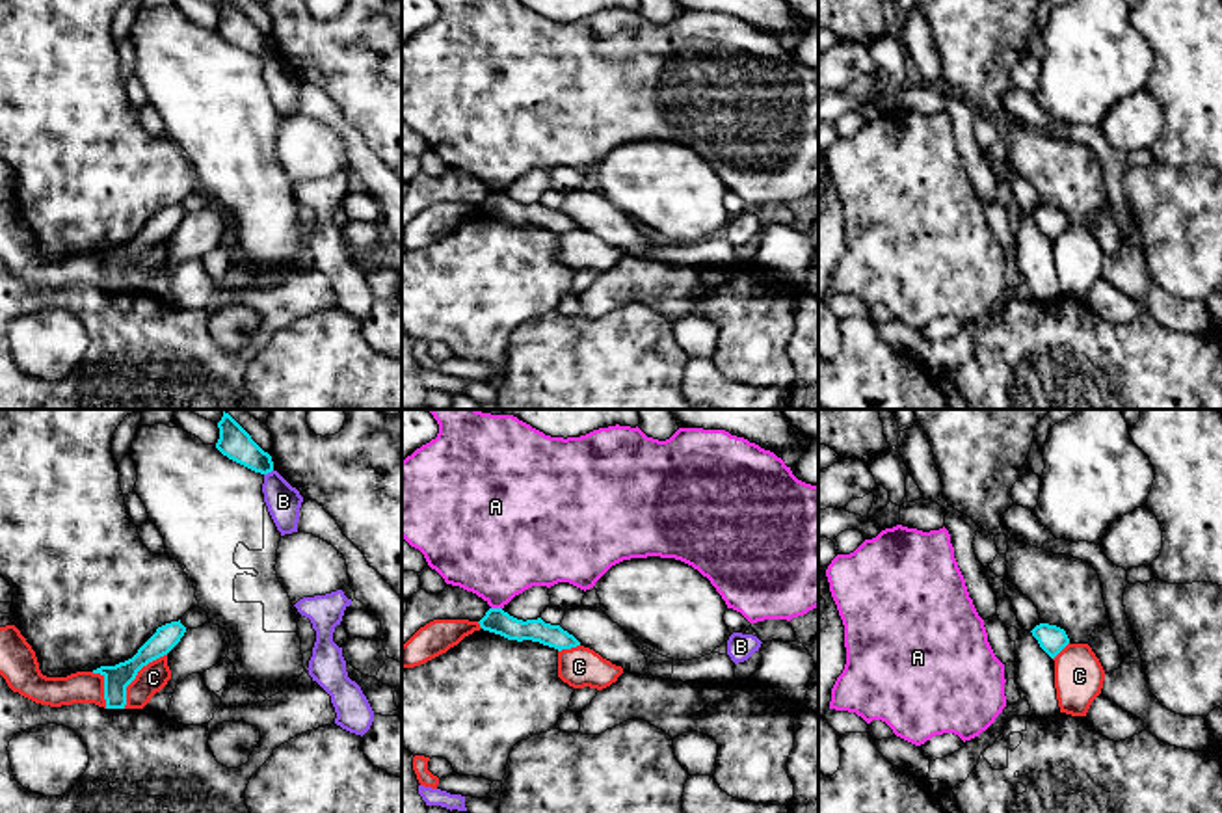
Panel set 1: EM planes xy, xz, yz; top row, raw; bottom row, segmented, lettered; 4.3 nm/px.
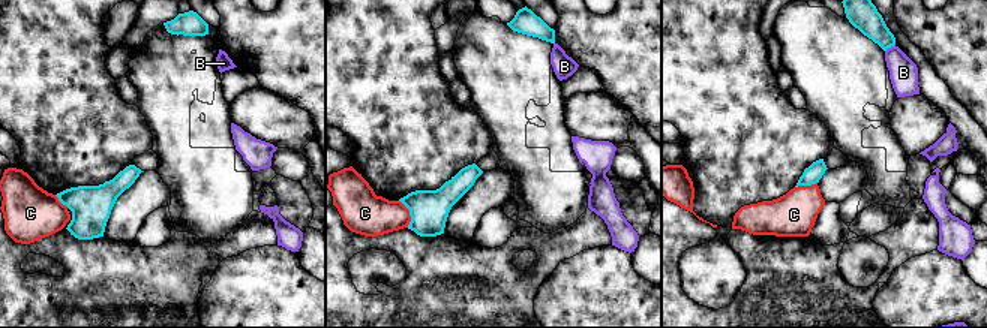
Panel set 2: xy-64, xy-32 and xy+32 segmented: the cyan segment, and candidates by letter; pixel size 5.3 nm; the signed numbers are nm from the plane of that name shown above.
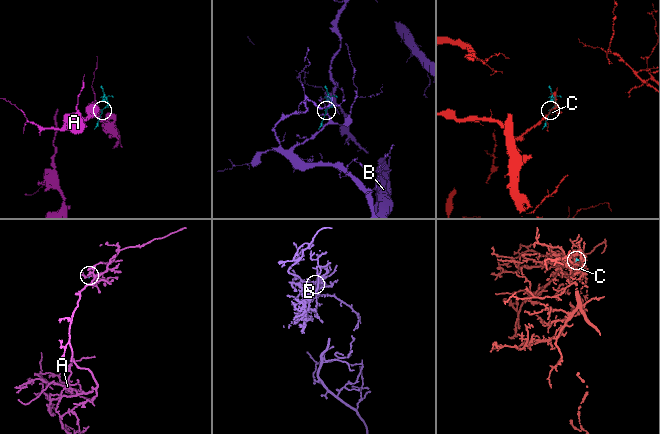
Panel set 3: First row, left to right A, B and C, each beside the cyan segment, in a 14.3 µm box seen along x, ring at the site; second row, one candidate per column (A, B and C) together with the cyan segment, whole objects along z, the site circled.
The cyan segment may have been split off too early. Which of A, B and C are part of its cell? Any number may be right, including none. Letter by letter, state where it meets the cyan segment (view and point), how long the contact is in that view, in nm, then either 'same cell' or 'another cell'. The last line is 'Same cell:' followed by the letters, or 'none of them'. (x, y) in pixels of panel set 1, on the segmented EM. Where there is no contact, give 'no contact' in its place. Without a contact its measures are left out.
A: meets cyan in xz at (497, 609); contact 50 nm long; another cell
B: meets cyan in xy at (268, 471); contact 50 nm long; another cell
C: meets cyan in xy at (136, 674); contact 300 nm long; another cell
Same cell: none of them

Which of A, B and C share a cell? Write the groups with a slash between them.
A / B / C

